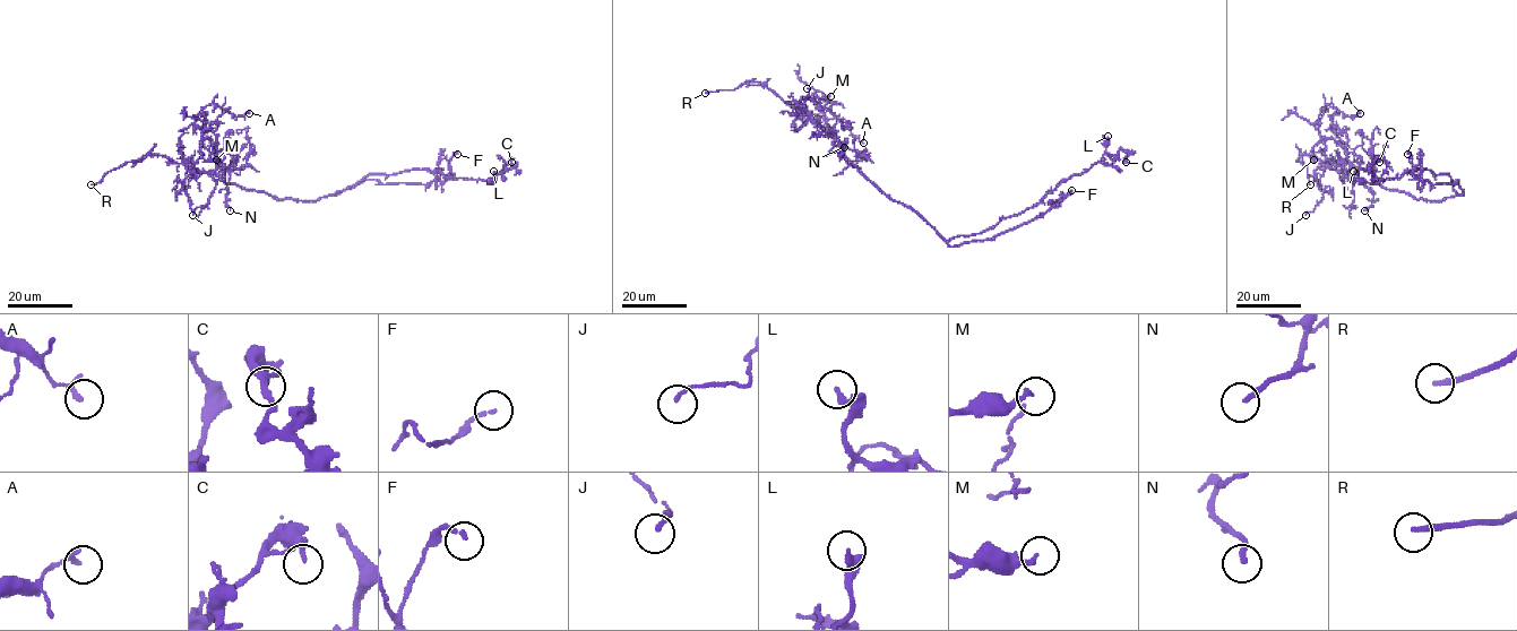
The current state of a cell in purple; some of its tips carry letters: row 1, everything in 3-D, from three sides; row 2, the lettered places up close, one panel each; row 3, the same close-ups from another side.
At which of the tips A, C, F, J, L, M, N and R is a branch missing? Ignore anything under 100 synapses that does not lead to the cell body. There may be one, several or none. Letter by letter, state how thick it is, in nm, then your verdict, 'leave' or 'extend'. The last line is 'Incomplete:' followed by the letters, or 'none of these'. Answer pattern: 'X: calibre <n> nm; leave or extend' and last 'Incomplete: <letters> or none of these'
A: calibre 120 nm; leave
C: calibre 180 nm; leave
F: calibre 140 nm; leave
J: calibre 140 nm; leave
L: calibre 180 nm; leave
M: calibre 180 nm; leave
N: calibre 190 nm; leave
R: calibre 220 nm; extend
Incomplete: R

